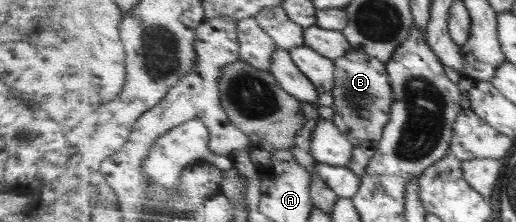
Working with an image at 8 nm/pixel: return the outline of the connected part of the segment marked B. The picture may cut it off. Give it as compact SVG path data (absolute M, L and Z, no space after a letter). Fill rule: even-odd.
M350 50L349 56L337 61L337 87L333 89L333 94L336 97L333 121L354 143L357 151L349 168L363 180L380 148L386 126L392 120L395 97L387 63L364 50Z

